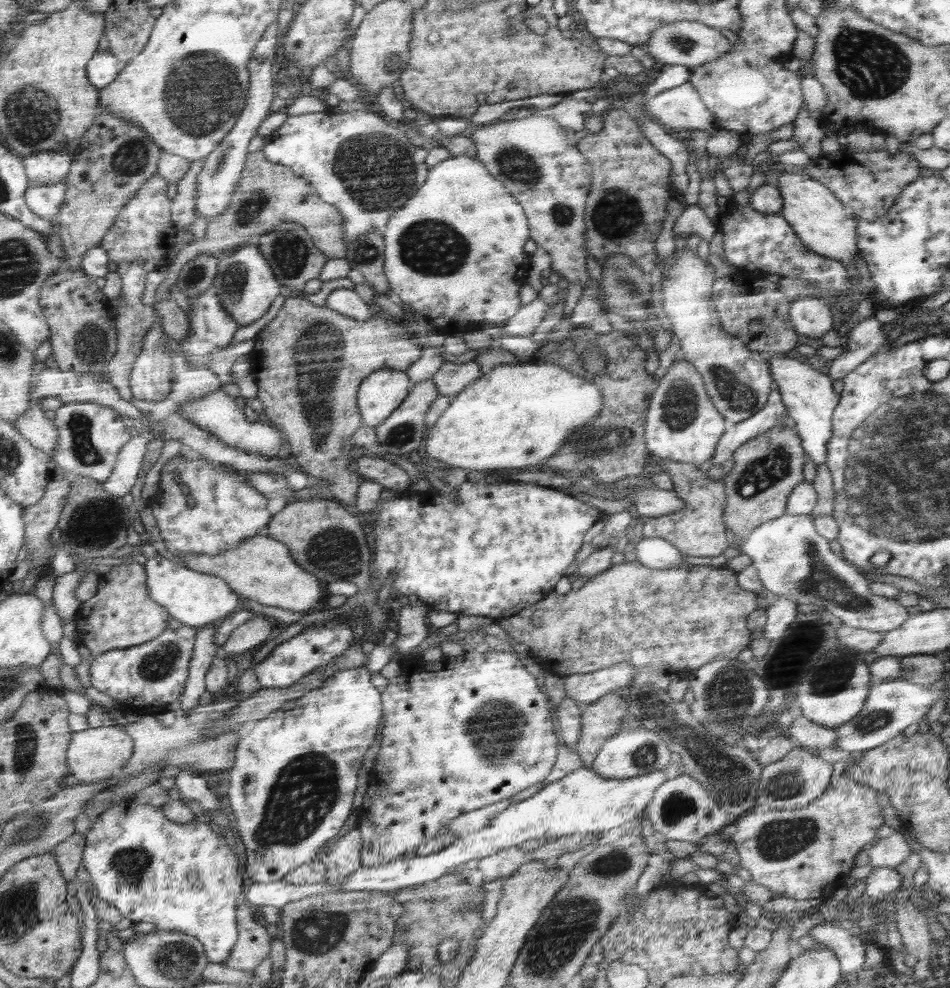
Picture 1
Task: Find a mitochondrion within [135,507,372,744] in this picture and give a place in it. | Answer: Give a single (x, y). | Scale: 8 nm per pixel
(338, 551)

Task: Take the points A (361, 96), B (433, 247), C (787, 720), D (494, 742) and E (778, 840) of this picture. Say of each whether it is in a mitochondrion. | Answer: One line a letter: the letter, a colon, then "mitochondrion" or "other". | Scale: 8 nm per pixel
A: other
B: mitochondrion
C: other
D: mitochondrion
E: mitochondrion

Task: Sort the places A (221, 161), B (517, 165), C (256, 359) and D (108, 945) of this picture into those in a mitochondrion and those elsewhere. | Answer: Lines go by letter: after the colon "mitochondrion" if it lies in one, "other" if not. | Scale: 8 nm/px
A: mitochondrion
B: mitochondrion
C: other
D: other

